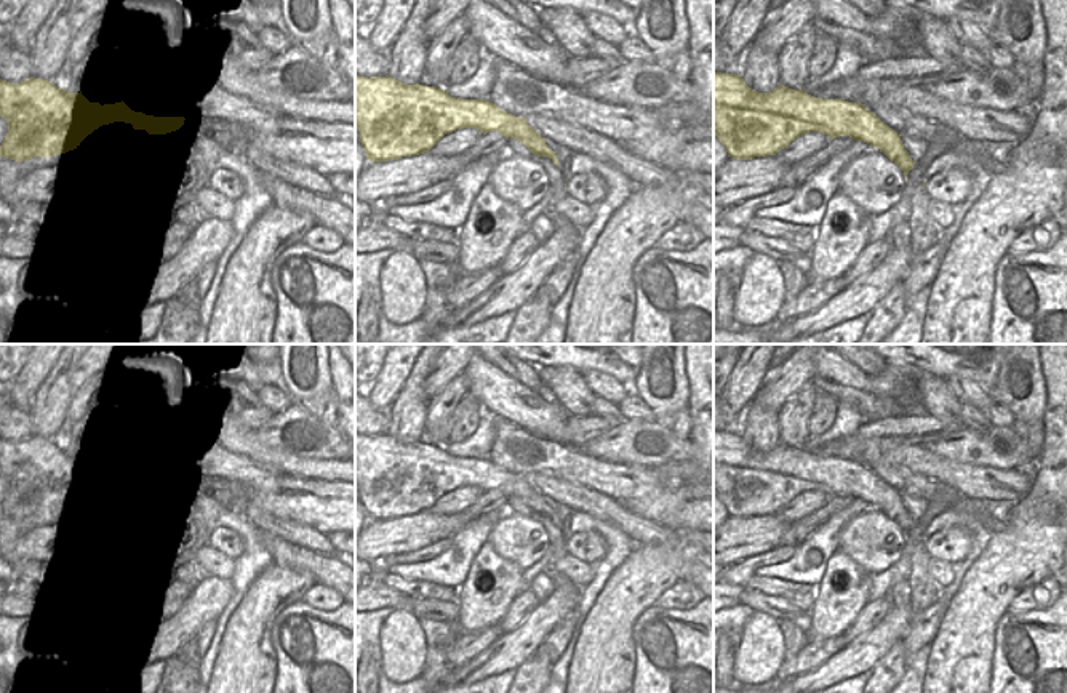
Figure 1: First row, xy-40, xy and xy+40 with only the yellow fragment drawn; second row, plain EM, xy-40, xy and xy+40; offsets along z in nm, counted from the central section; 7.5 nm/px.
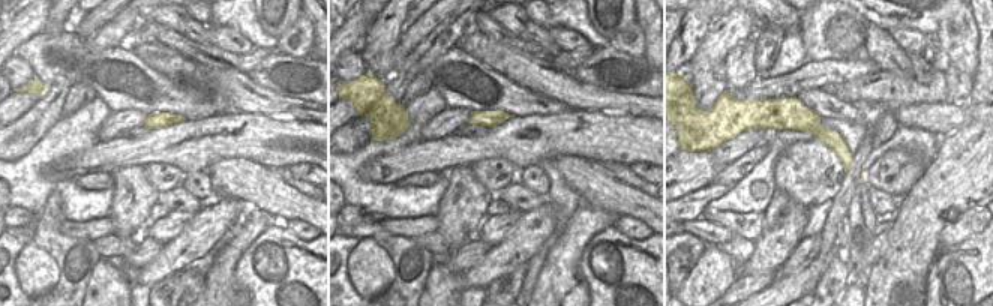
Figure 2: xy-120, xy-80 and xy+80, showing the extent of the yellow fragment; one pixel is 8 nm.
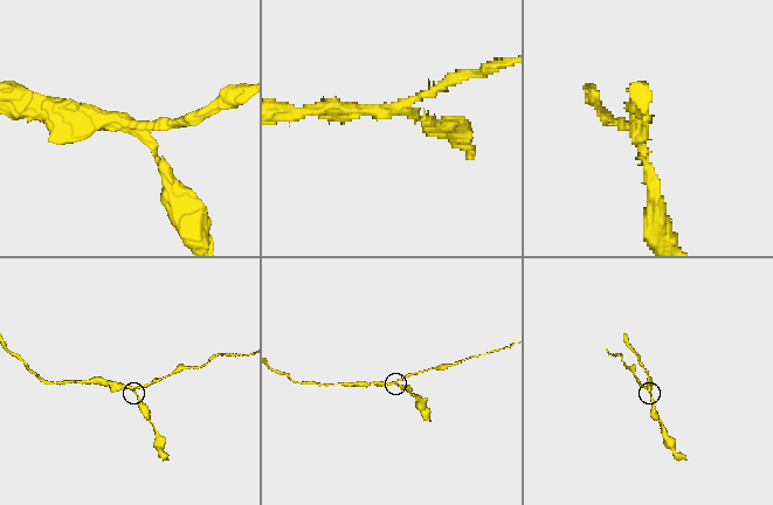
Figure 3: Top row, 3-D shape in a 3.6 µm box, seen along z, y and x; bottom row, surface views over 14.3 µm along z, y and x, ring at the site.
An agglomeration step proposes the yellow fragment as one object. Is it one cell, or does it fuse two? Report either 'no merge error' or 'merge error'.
merge error

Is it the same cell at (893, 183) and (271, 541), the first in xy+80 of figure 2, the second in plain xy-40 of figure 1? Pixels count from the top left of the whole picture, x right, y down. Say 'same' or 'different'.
different

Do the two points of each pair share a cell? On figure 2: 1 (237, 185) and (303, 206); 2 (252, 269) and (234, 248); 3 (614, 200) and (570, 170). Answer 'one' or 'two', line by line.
1: one
2: two
3: one

